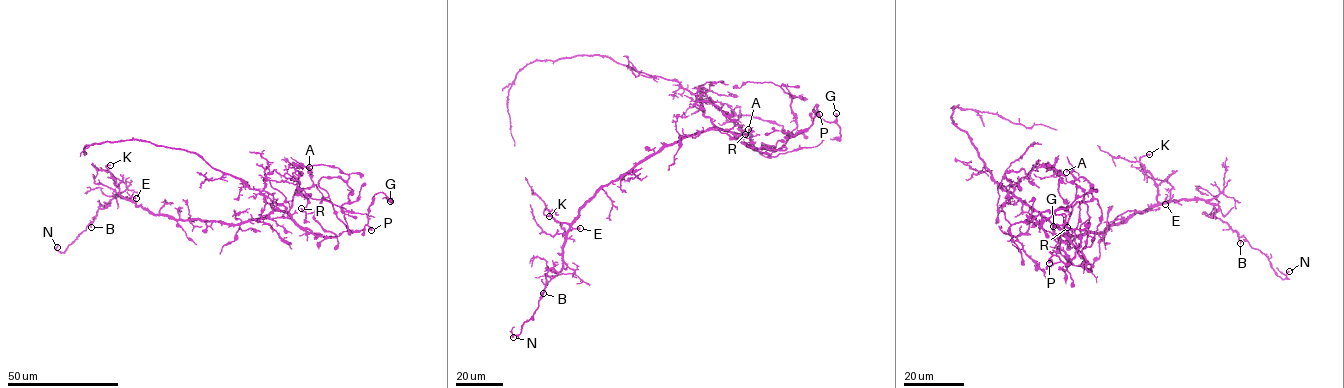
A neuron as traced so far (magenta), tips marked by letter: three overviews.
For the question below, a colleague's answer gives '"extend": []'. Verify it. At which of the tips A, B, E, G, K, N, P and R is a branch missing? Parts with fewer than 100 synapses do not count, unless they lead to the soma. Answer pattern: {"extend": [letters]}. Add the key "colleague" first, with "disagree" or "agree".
{"colleague": "agree", "extend": []}

